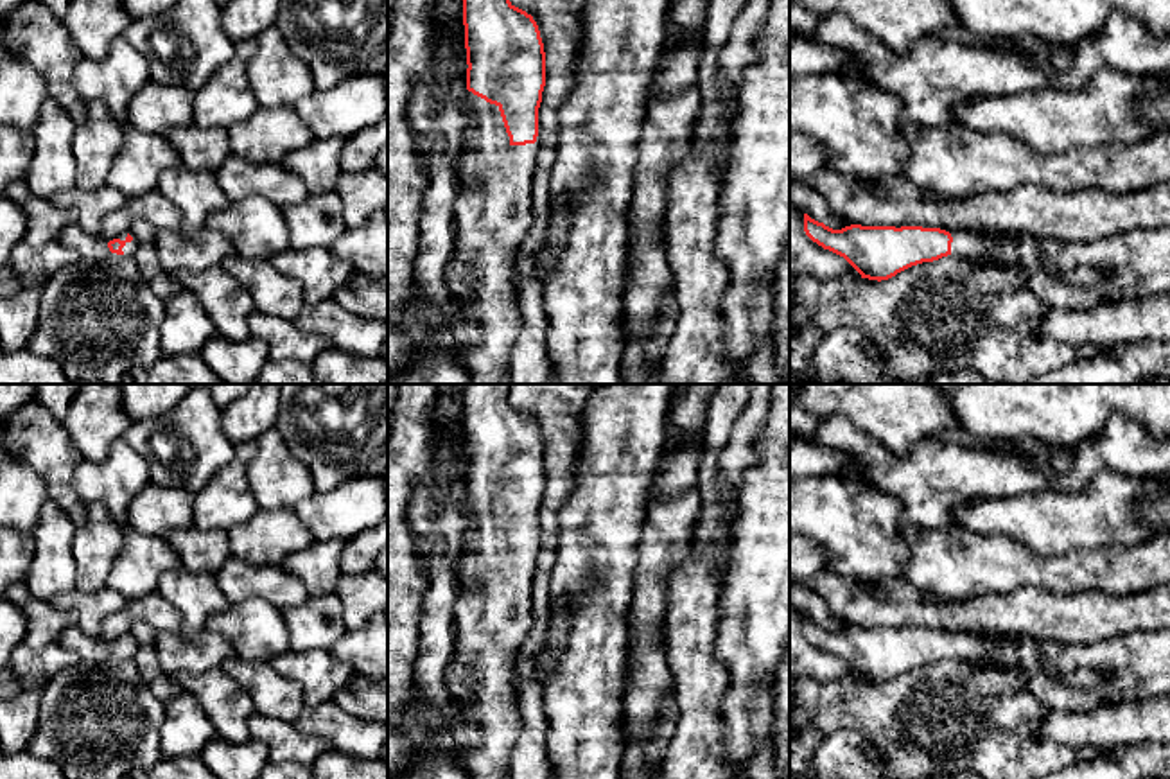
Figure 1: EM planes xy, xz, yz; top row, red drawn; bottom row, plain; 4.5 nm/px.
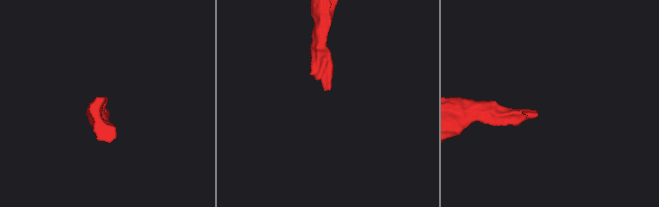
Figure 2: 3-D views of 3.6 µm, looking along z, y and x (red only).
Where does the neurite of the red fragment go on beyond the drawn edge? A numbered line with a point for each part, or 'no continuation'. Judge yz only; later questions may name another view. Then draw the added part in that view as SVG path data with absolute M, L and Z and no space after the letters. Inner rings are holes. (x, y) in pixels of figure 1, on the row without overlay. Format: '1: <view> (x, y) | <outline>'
1: yz (1020, 650) | M955 634L951 639L951 657L973 664L996 664L1000 668L1023 670L1032 670L1041 664L1037 639L1030 635L987 639L976 634Z

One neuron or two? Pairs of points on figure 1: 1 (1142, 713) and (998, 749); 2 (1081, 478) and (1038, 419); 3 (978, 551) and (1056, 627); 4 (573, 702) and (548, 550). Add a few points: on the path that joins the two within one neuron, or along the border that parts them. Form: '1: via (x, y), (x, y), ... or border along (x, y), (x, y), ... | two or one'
1: border along (1048, 709), (1038, 735), (1082, 749) | two
2: border along (1097, 433), (1068, 446), (1014, 440) | two
3: border along (1057, 593), (1038, 587), (1016, 587), (975, 596) | two
4: border along (558, 535), (557, 562), (550, 584), (550, 614) | two

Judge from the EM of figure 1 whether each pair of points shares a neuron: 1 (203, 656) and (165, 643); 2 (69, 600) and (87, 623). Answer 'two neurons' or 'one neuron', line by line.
1: one neuron
2: one neuron

